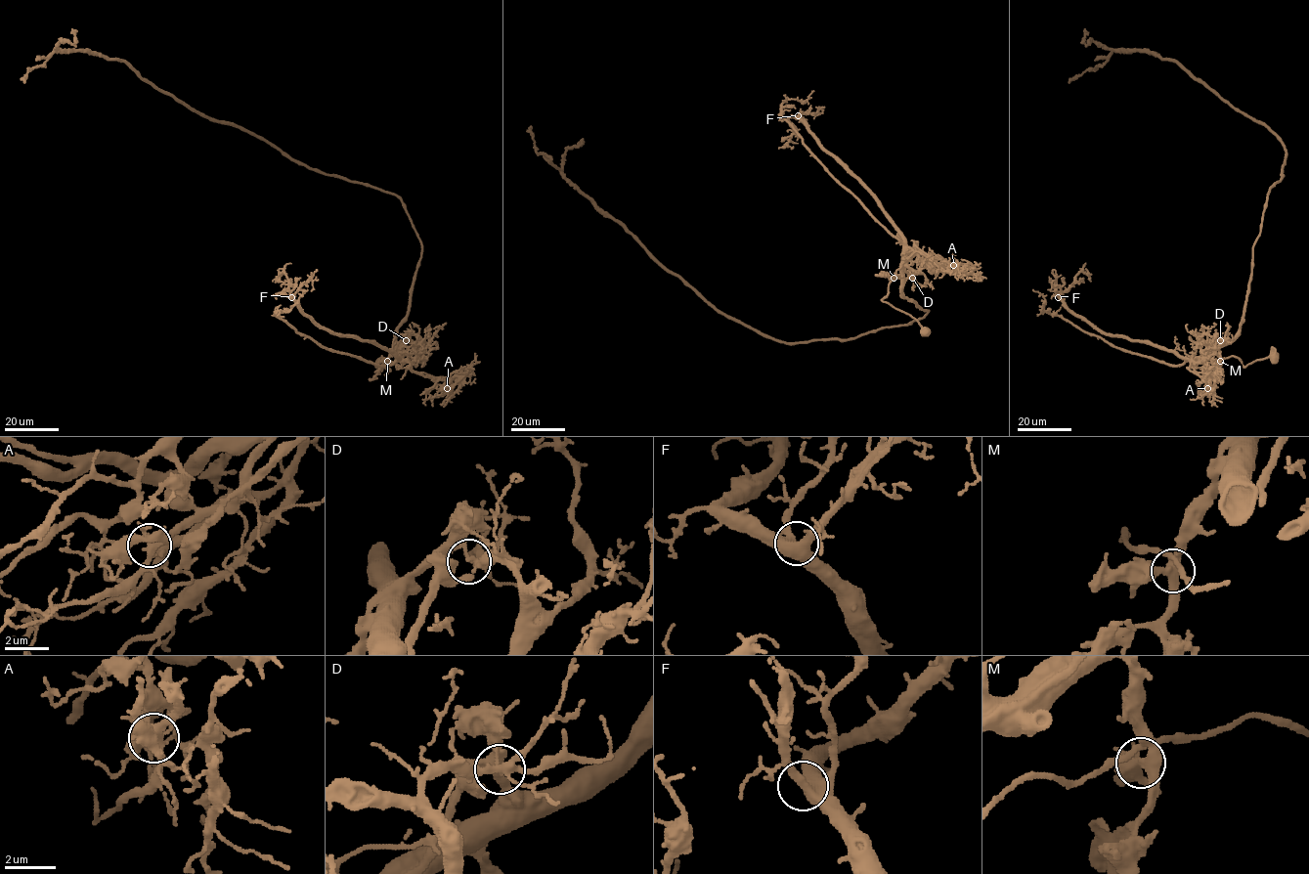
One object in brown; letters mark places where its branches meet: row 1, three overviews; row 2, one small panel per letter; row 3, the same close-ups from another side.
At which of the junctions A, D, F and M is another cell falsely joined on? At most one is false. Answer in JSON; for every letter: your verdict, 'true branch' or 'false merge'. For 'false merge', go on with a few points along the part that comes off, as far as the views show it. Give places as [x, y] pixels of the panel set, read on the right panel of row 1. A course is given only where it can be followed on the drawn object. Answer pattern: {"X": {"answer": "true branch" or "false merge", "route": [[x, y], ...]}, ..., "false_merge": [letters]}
{"A": {"answer": "true branch"}, "D": {"answer": "false merge", "route": [[1220, 340], [1211, 351], [1190, 364], [1199, 372], [1215, 379], [1211, 374], [1216, 381], [1211, 406]]}, "F": {"answer": "true branch"}, "M": {"answer": "true branch"}, "false_merge": ["D"]}

